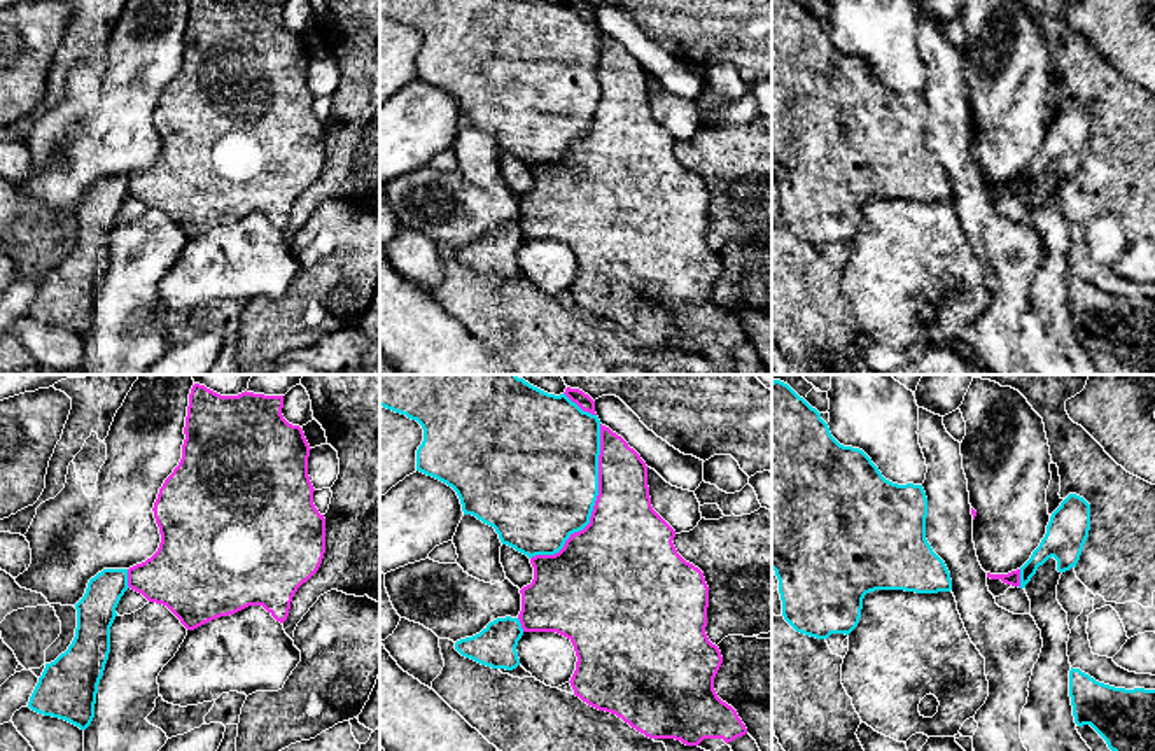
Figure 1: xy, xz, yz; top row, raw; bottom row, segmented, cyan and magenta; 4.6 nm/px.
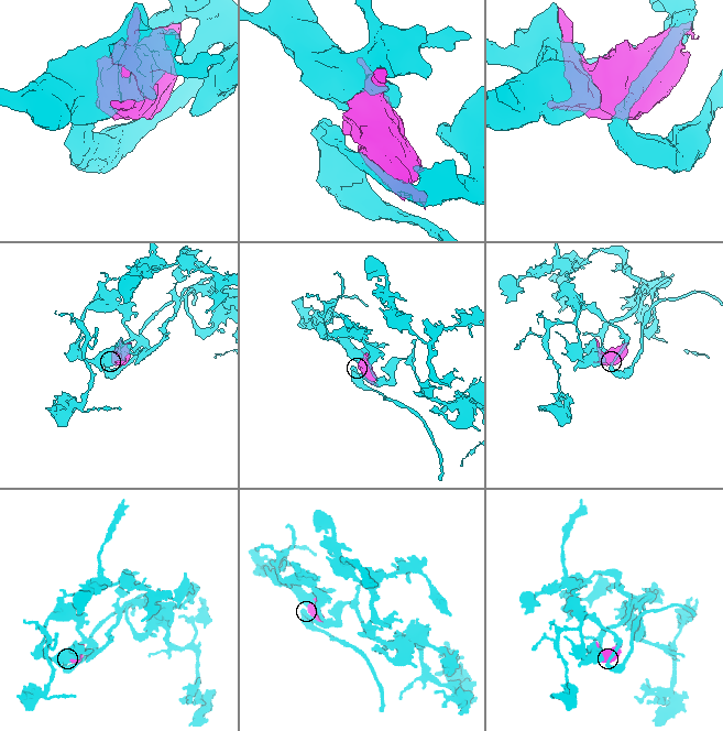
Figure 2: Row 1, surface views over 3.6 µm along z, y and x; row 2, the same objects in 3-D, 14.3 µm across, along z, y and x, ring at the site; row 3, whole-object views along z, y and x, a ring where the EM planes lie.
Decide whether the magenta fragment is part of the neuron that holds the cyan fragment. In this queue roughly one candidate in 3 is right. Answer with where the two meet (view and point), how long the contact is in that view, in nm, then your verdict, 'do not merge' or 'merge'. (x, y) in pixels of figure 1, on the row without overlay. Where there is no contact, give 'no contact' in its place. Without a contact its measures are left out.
xz (594, 111) | 700 nm | do not merge

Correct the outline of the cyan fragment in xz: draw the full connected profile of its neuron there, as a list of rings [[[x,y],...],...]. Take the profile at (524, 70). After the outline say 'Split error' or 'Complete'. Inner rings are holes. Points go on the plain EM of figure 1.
[[[380,0],[380,14],[416,28],[424,49],[416,79],[452,95],[464,123],[495,137],[502,152],[528,166],[555,163],[565,149],[590,131],[598,103],[600,28],[565,2],[548,0]]]. Complete

